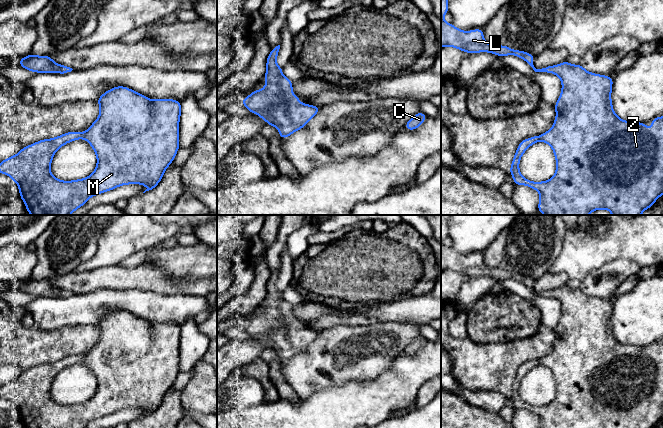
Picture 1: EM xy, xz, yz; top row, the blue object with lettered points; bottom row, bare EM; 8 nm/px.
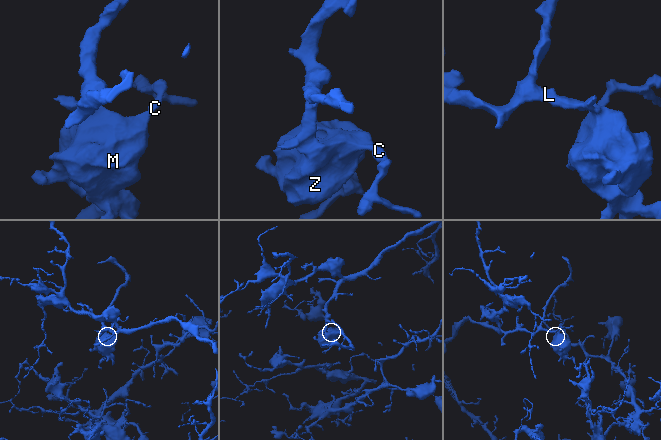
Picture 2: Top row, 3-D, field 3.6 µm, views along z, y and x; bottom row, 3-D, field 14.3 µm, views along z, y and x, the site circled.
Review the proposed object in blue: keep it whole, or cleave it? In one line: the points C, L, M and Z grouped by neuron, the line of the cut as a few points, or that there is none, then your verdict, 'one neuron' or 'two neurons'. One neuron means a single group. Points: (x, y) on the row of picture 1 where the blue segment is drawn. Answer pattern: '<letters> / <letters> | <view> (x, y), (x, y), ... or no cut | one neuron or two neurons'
C L M Z | no cut | one neuron

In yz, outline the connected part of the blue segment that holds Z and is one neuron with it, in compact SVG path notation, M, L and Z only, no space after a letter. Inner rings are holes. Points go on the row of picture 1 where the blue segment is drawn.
M441 0L441 47L451 46L457 49L460 49L466 53L478 53L478 52L490 52L499 56L507 56L507 55L515 55L519 58L524 59L535 72L545 72L545 73L554 73L556 74L562 81L562 91L557 103L554 105L556 109L556 119L554 121L553 127L542 134L541 136L532 136L529 139L525 139L518 145L517 151L514 155L512 165L510 167L510 173L514 179L515 185L526 185L530 188L537 190L540 194L540 201L538 204L539 212L544 215L588 215L590 212L599 210L599 209L607 209L612 215L641 215L645 209L652 207L654 202L658 197L663 195L663 116L655 118L651 120L652 122L652 130L650 131L648 127L644 123L639 122L628 122L620 119L613 111L612 102L611 102L611 91L612 91L612 83L613 78L608 76L603 76L600 74L593 74L591 72L586 71L581 65L571 65L567 61L555 65L555 66L547 66L542 69L536 69L533 65L534 56L530 53L523 52L520 50L513 50L507 46L501 45L490 45L483 38L483 29L471 30L468 32L462 31L456 28L454 25L446 23L443 19L443 16L448 12L448 0ZM538 141L543 141L549 144L554 152L556 157L556 173L555 175L548 181L544 182L532 182L525 179L520 171L519 171L519 162L521 156L524 154L526 149L533 145Z

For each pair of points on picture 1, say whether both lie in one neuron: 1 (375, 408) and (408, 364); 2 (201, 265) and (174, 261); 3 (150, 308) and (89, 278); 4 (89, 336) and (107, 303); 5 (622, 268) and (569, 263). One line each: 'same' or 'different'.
1: same
2: same
3: different
4: different
5: different

